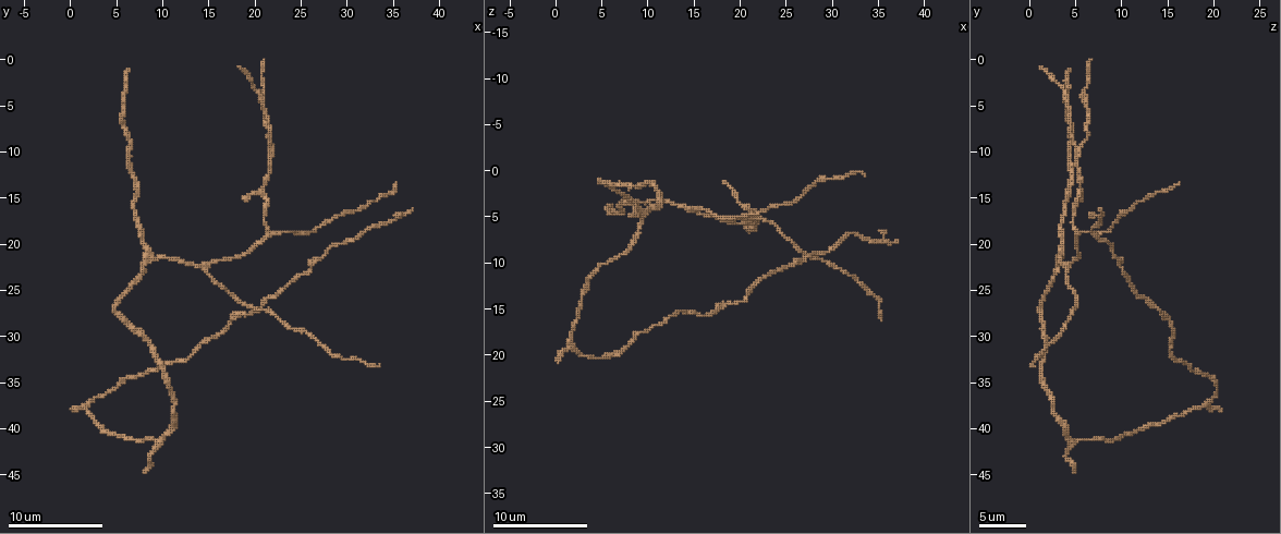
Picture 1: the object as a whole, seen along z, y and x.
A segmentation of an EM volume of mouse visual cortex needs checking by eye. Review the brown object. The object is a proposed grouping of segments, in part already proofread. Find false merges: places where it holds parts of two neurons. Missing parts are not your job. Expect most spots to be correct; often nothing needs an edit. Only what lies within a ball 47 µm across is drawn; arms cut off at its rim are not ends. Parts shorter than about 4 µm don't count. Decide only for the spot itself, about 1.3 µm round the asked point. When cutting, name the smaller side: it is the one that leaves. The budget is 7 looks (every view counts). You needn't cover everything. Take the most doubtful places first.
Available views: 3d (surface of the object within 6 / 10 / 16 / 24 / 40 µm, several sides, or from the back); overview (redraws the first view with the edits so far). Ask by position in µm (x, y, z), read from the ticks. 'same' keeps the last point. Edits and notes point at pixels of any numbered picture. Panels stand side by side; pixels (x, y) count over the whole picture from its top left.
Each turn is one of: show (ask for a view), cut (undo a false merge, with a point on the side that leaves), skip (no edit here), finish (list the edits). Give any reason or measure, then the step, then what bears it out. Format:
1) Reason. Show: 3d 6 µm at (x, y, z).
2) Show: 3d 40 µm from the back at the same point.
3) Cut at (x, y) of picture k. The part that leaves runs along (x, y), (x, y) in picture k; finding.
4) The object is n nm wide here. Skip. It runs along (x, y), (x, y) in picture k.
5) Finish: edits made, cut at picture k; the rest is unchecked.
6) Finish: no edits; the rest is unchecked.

Three-way junction. Show: 3d 16 µm at (22.0, 9.4, 5.4).

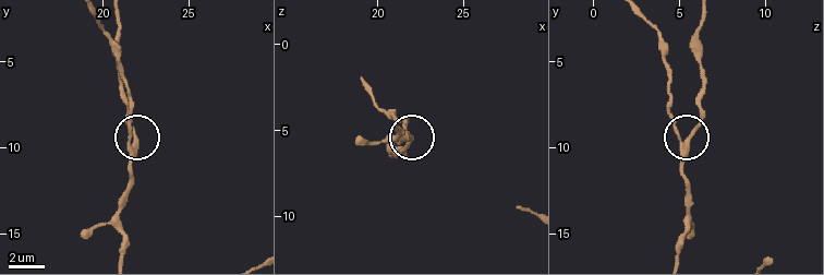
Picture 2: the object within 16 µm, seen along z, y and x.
The side arm is 11 µm long; 3 arms meet here. Skip. Continuous, no second neuron.

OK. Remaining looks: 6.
Branch point. Show: 3d 6 µm at (14.8, 22.8, 4.4).

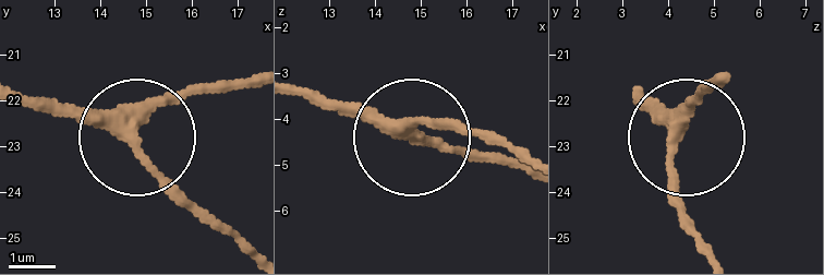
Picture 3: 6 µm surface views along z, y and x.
Show: 3d 6 µm from the back at (14.65, 22.65, 4.25).

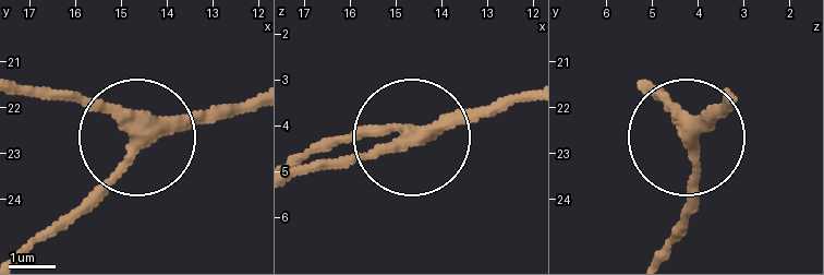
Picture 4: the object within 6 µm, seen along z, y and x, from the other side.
The object is 280 nm wide here. Skip. It runs along (256, 96), (152, 123), (50, 234) in picture 4; one neuron here.

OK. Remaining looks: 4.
Branch point. Show: 3d 10 µm at (21.6, 18.8, 5.2).

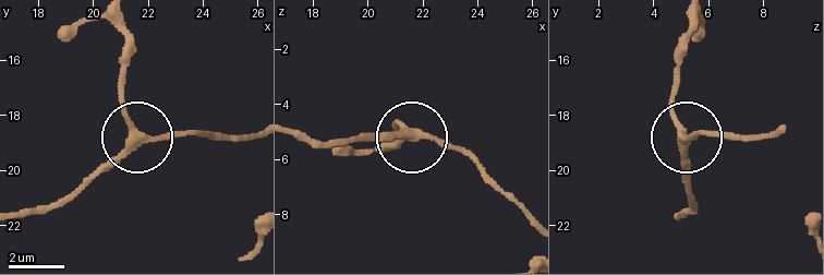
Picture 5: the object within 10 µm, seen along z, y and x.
The object is 250 nm wide here. Skip. It runs along (22, 212), (71, 198), (134, 136), (202, 134) in picture 5; continuous, no second neuron.

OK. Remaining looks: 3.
Finish: no edits; the rest is unchecked.

